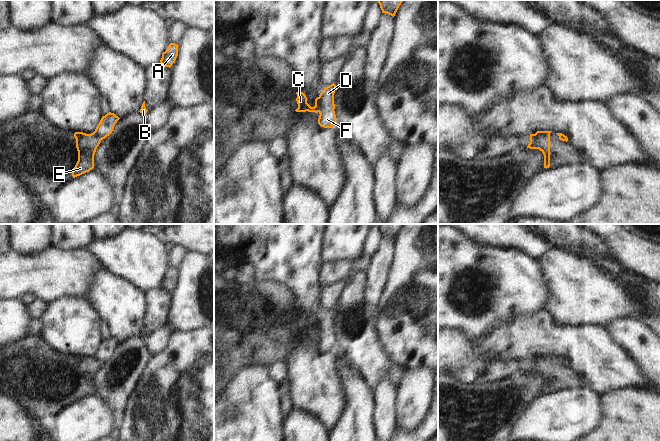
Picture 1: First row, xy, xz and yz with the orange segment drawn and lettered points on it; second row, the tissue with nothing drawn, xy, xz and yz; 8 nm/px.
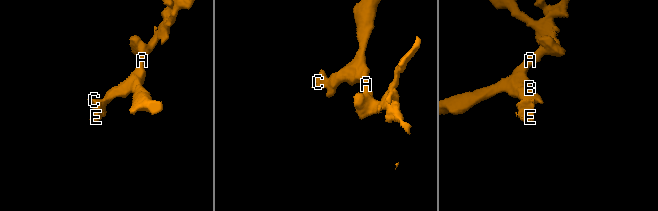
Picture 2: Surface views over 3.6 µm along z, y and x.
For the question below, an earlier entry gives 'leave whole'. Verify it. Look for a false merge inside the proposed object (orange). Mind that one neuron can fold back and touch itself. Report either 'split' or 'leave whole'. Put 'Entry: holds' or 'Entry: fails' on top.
Entry: fails
split

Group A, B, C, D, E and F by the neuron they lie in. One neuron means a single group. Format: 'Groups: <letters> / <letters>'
Groups: A B D F / C E.

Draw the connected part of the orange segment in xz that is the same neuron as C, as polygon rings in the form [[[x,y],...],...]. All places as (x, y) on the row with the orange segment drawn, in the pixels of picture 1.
[[[299,91],[296,92],[297,94],[297,104],[298,104],[298,108],[295,110],[296,112],[315,112],[318,113],[319,112],[319,99],[318,97],[315,99],[315,106],[311,107],[308,103],[307,103],[307,97],[306,95]]]

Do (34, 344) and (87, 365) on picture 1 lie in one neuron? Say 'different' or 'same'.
same

